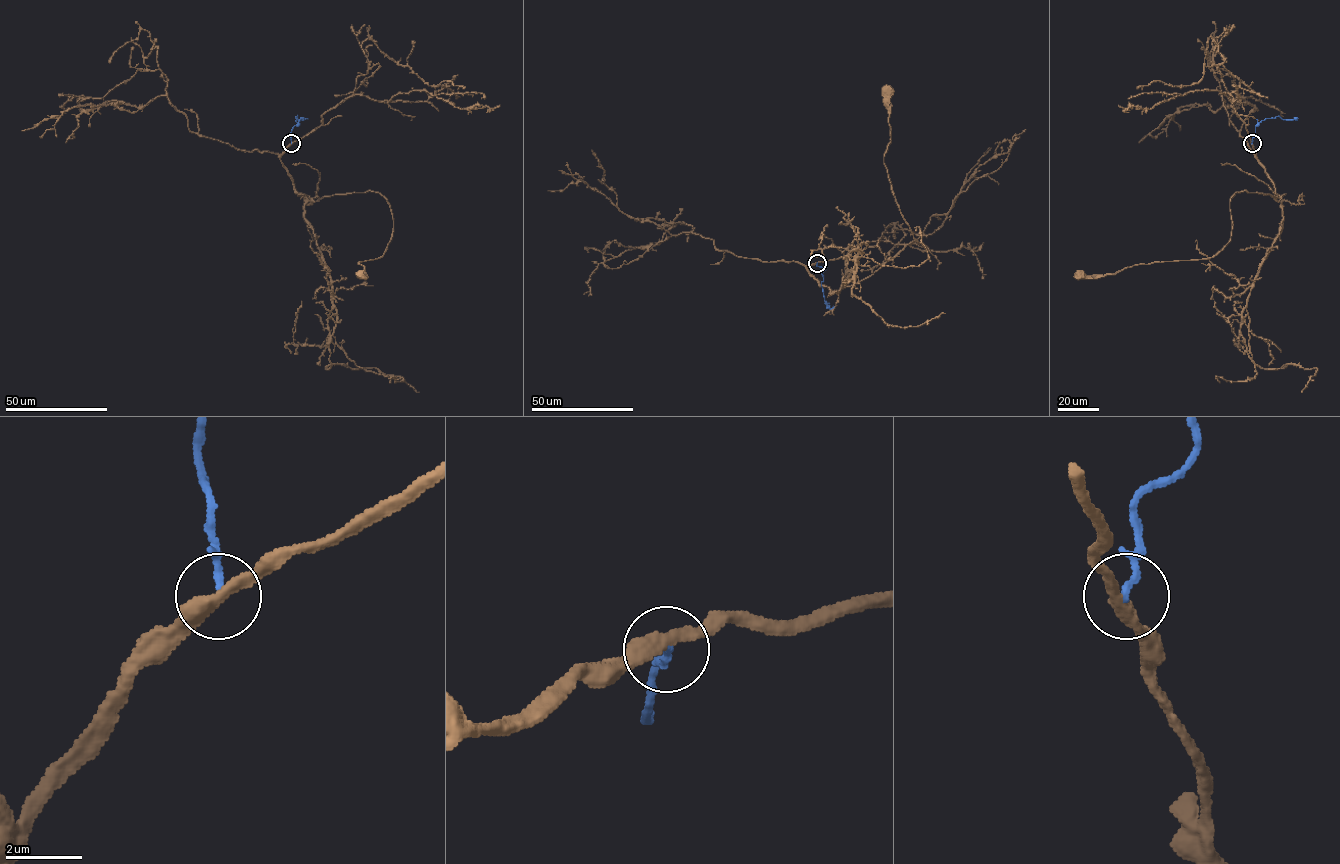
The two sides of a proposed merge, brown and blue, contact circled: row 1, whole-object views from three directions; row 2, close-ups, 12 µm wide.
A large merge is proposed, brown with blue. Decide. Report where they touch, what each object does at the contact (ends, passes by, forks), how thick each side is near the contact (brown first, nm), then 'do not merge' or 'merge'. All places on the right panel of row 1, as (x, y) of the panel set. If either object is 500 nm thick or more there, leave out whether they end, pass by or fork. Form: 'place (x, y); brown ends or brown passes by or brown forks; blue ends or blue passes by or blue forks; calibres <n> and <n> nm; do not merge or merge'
place (1252, 143); brown passes by; blue passes by; calibres 360 and 130 nm; merge

